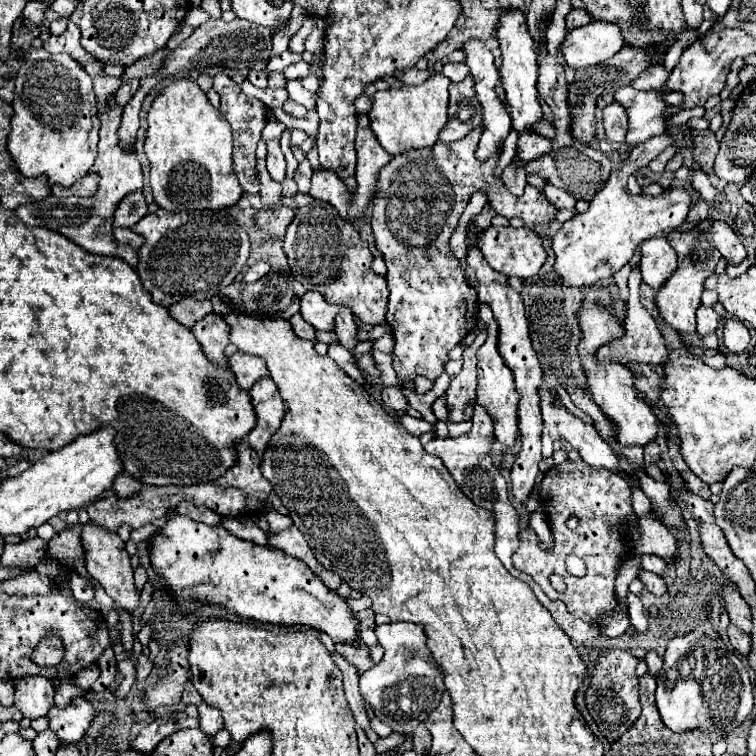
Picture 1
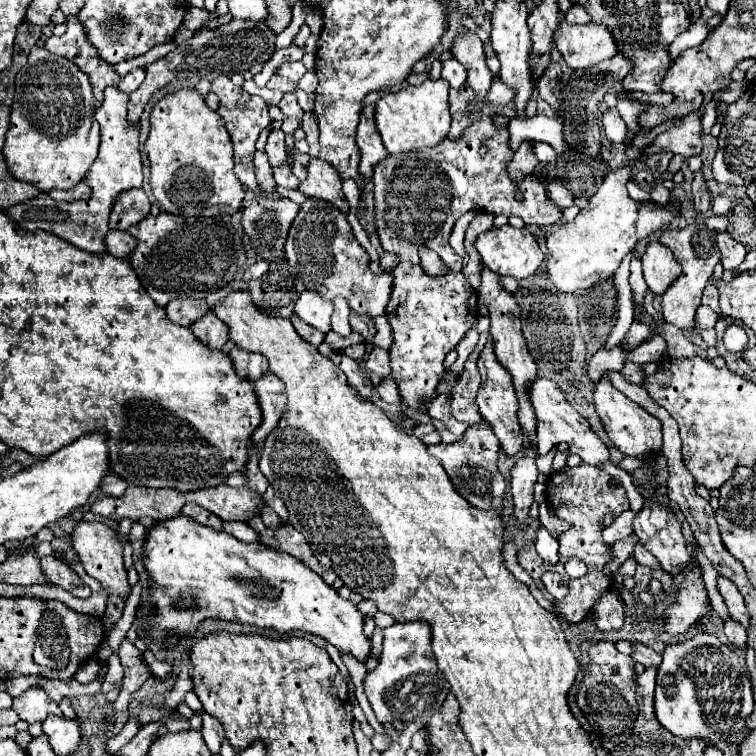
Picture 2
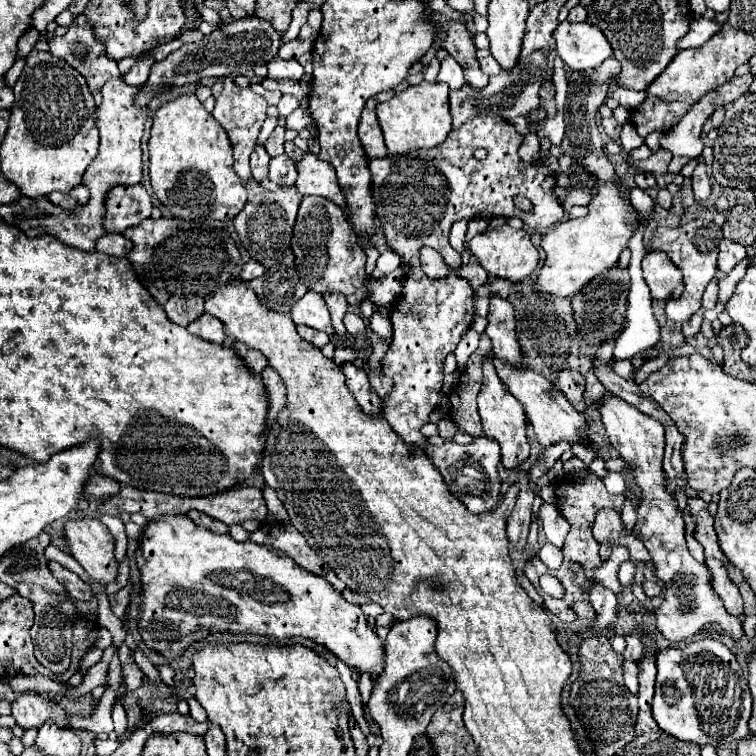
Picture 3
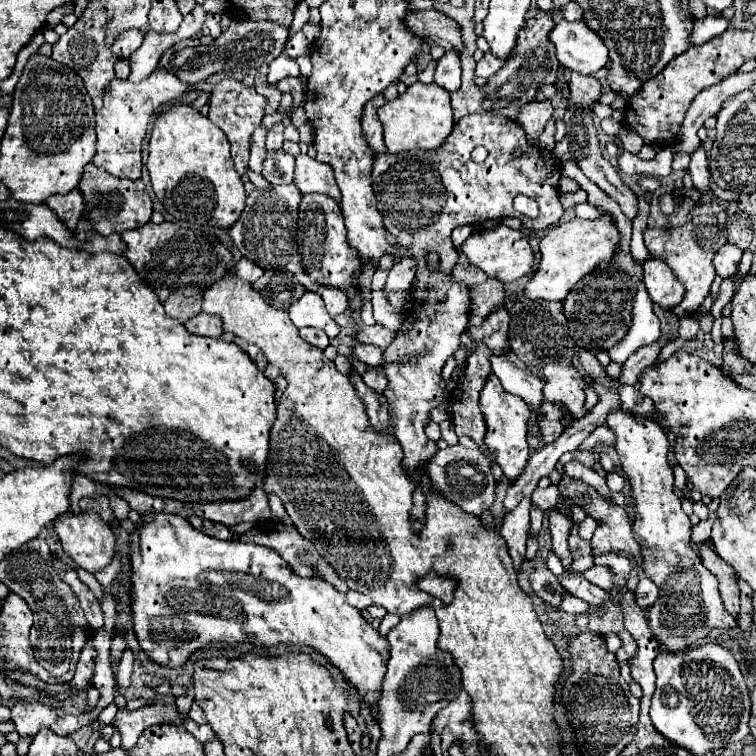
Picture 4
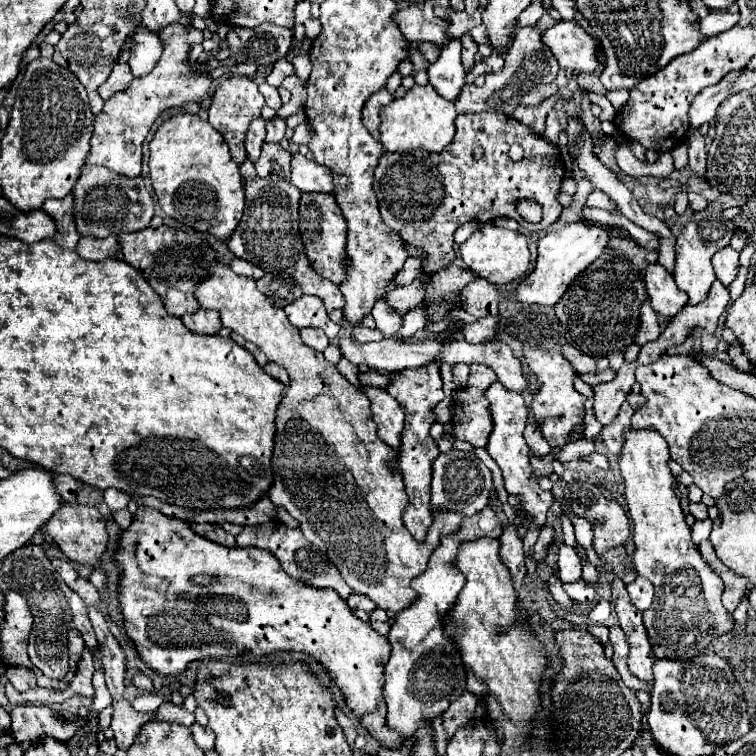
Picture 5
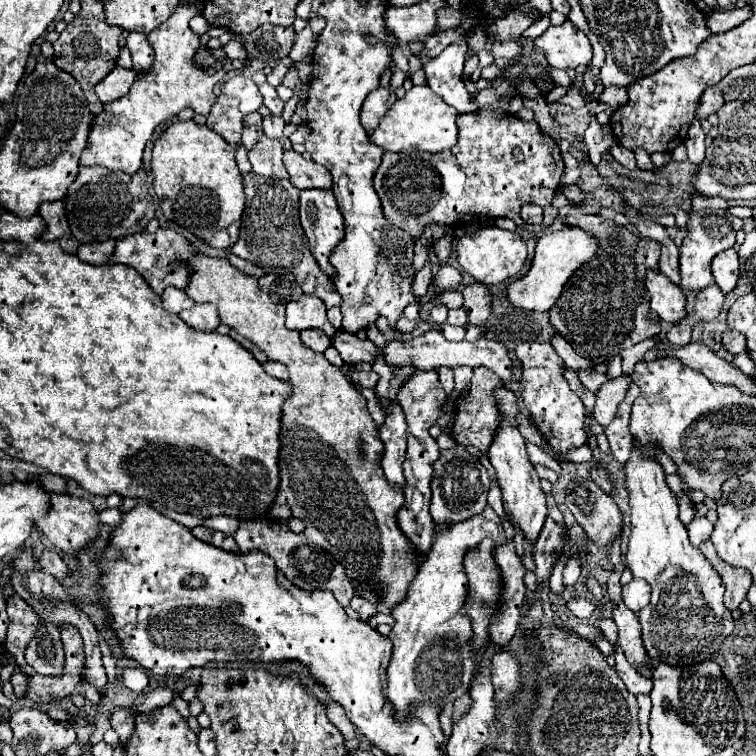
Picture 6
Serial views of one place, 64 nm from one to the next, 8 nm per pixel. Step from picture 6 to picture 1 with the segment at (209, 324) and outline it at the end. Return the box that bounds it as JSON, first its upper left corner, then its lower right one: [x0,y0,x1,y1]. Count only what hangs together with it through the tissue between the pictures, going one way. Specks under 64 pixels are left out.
[192,314,230,366]

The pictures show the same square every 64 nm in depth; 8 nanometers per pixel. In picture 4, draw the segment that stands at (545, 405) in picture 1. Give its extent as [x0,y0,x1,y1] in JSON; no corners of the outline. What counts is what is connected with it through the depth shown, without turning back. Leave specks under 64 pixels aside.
[490,352,544,412]

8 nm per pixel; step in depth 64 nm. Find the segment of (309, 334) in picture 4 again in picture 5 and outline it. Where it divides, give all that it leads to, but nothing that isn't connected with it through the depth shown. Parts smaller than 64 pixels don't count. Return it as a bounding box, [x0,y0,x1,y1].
[300,328,330,352]

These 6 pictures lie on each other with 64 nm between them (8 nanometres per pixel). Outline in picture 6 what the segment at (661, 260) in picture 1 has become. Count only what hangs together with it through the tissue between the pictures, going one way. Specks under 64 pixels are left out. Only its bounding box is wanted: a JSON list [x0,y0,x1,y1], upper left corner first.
[646,270,686,324]

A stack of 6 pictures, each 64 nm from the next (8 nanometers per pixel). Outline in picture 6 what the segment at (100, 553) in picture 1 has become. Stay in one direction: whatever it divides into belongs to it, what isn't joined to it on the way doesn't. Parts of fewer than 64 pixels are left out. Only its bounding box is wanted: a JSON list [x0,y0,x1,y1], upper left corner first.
[36,492,98,554]

